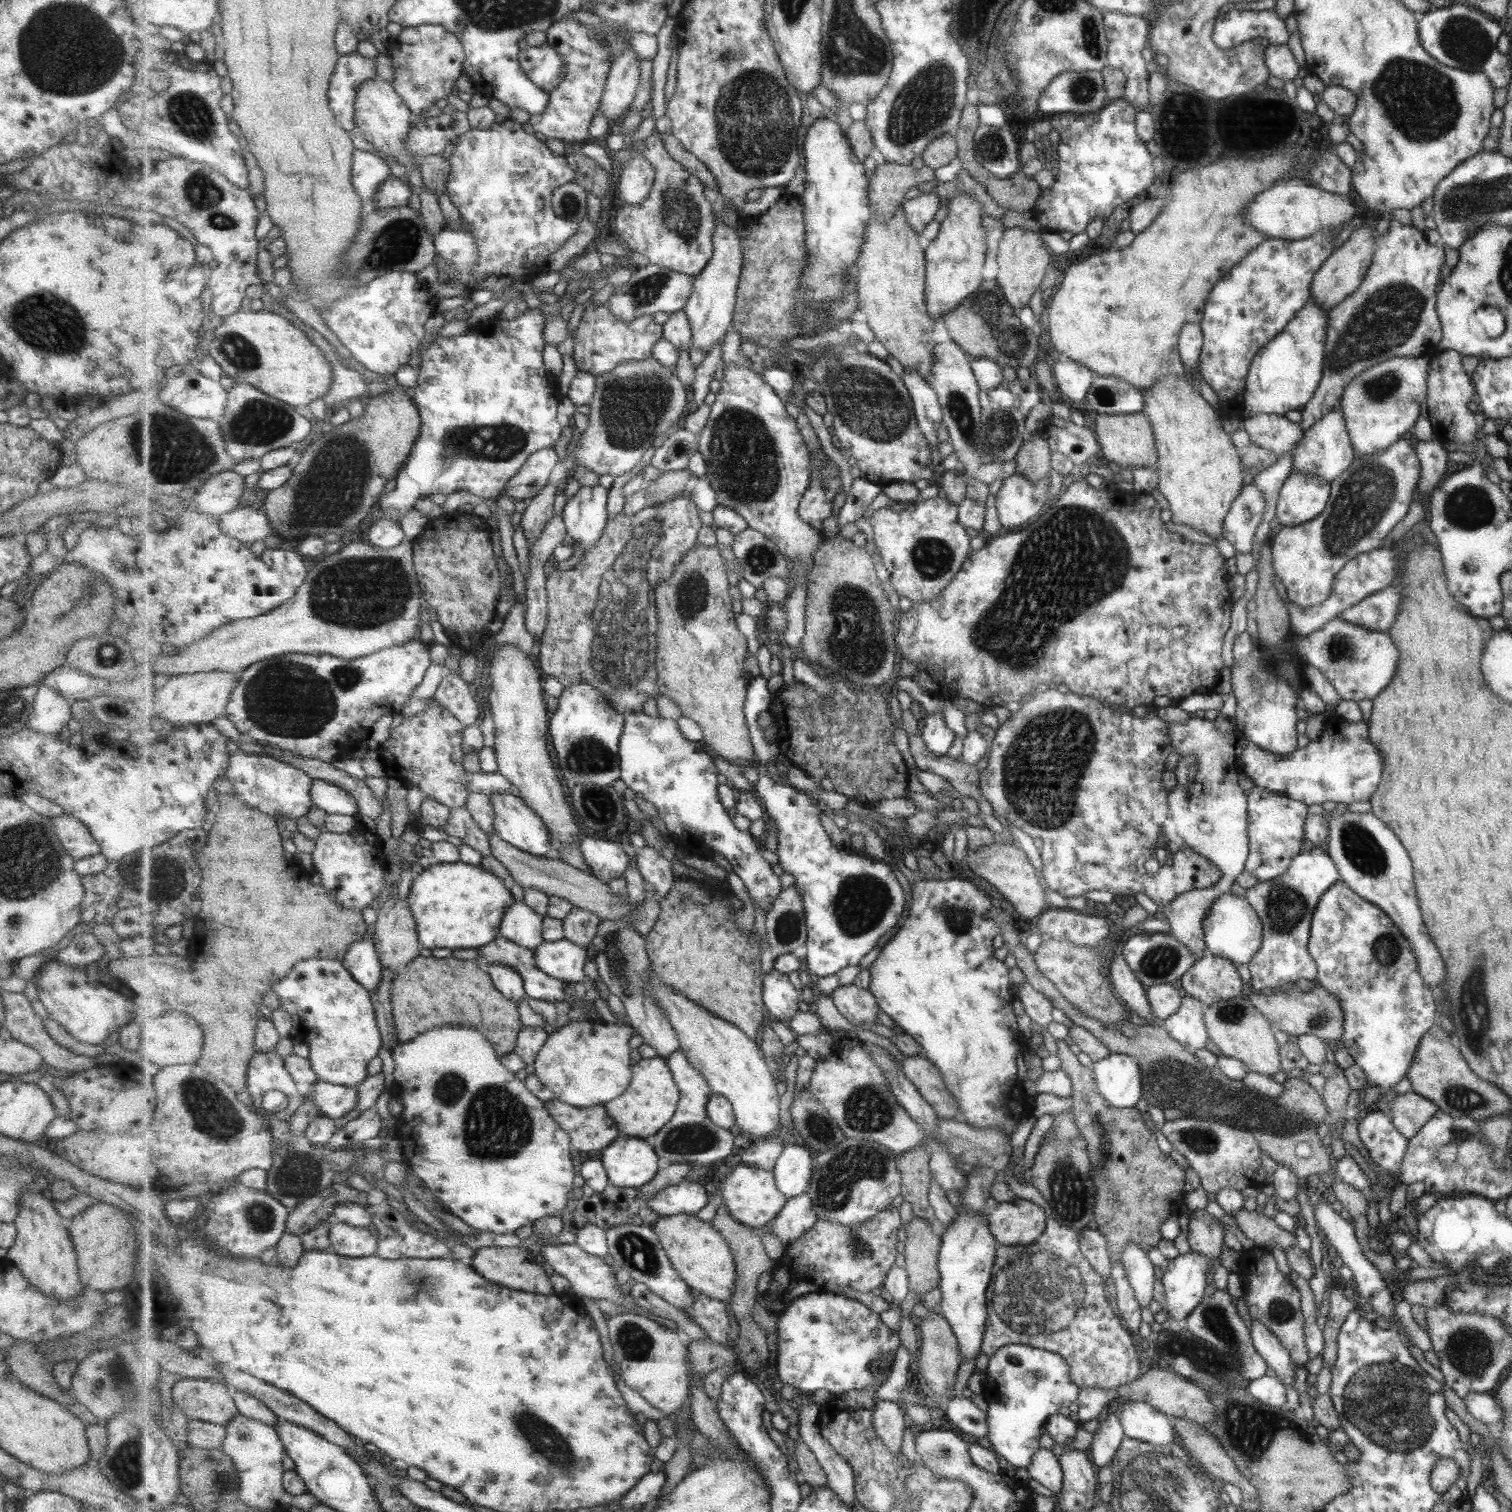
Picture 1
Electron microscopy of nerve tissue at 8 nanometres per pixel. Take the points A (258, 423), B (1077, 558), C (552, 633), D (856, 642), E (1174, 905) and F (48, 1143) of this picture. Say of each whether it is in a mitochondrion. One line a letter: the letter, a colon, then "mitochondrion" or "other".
A: mitochondrion
B: mitochondrion
C: other
D: mitochondrion
E: other
F: other

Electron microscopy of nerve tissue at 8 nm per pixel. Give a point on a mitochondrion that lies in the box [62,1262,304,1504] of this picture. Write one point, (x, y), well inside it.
(127, 1464)

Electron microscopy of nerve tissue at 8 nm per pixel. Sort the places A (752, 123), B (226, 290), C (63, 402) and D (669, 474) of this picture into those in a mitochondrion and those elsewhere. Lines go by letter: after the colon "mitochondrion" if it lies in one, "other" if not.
A: mitochondrion
B: other
C: other
D: other

